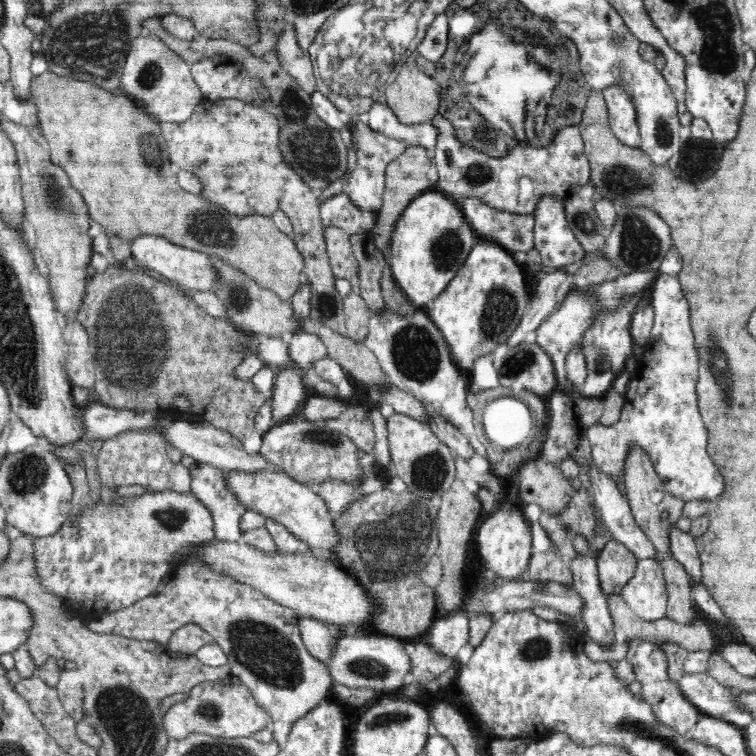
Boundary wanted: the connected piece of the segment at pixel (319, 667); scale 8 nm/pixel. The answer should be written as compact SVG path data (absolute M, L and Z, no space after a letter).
M186 559L175 569L167 572L150 596L139 600L134 606L128 606L128 608L112 612L112 614L90 620L86 627L99 634L154 641L164 645L178 628L190 623L197 624L198 627L208 632L208 635L212 636L212 639L226 653L231 674L246 684L258 705L268 711L273 722L273 738L280 743L280 746L283 746L288 740L294 722L298 718L306 716L306 712L310 712L324 698L329 697L331 686L334 684L327 667L308 653L308 649L302 641L298 620L299 617L294 610L274 602L254 587L238 582L230 575L214 573L200 559Z

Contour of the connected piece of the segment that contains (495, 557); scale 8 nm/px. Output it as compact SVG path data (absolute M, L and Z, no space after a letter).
M502 504L492 514L487 514L478 528L476 544L484 558L484 567L494 576L506 581L525 579L532 548L531 525L524 516L521 506Z

